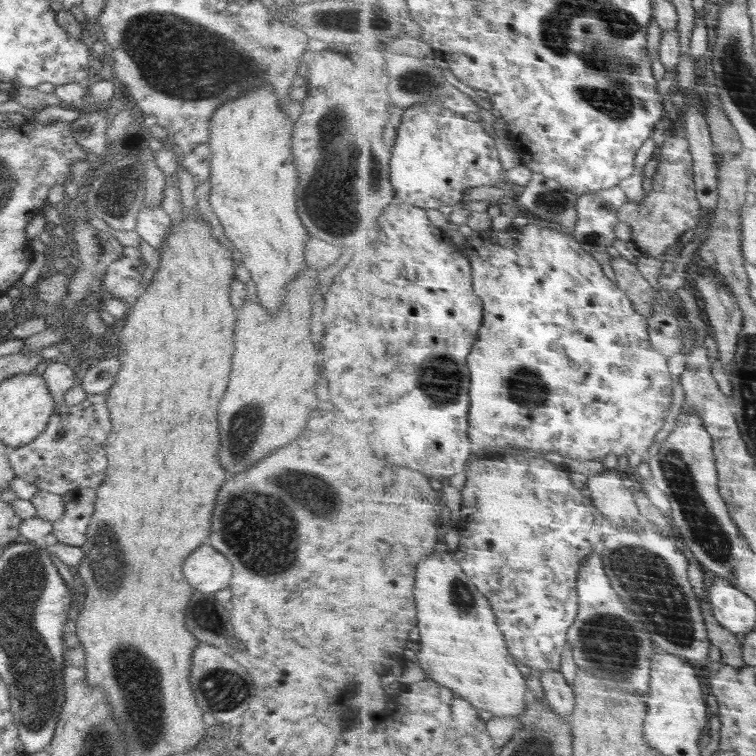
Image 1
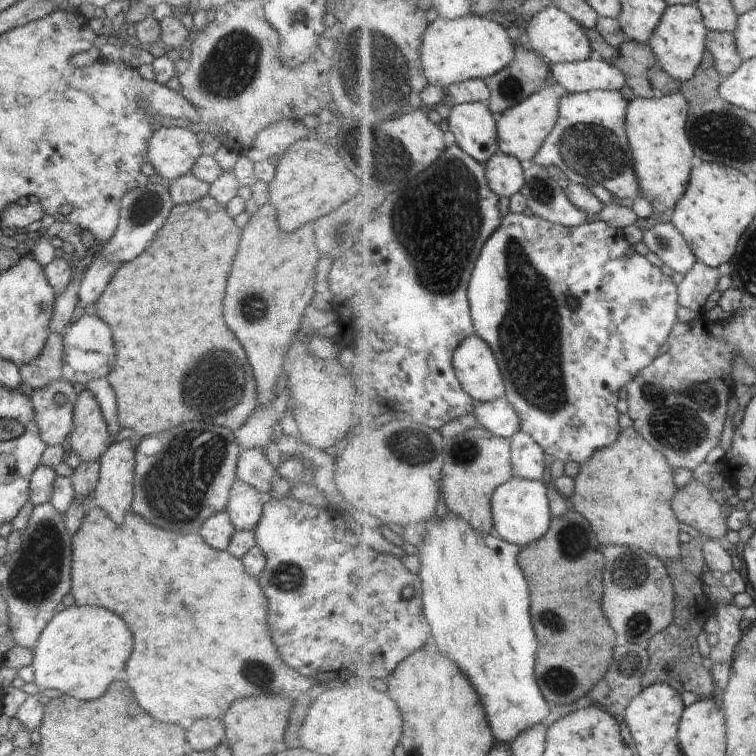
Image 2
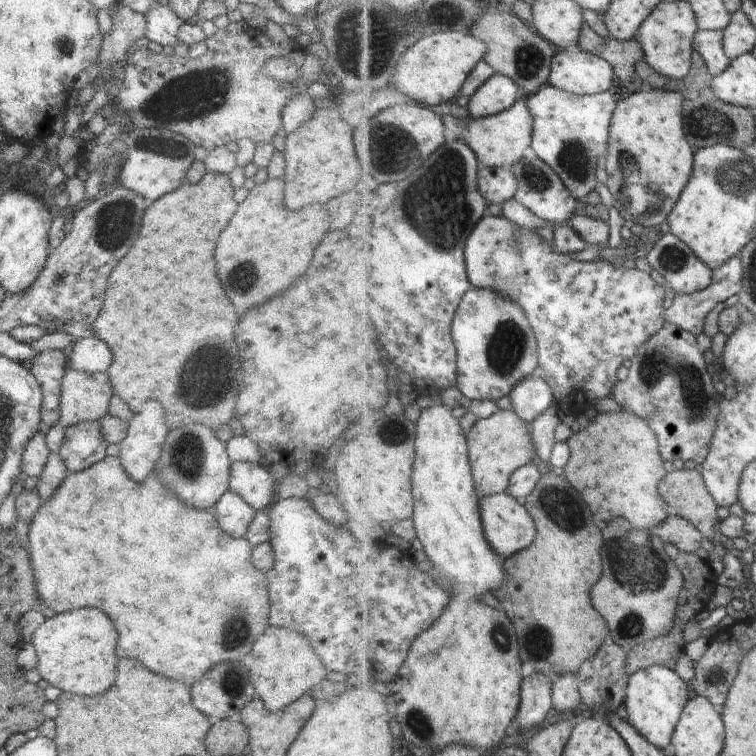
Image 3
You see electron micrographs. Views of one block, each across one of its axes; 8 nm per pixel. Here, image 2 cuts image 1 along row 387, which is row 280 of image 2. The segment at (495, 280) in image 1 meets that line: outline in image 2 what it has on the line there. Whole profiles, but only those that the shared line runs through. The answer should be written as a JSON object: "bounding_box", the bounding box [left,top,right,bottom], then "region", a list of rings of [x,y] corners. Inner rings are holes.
{"bounding_box":[468,211,681,466],"region":[[[514,211],[504,217],[501,229],[487,241],[474,271],[468,297],[477,336],[484,339],[497,354],[502,375],[505,376],[507,397],[522,418],[523,431],[530,434],[544,448],[545,454],[553,457],[556,463],[576,462],[579,466],[586,465],[597,457],[598,453],[610,448],[621,438],[622,428],[618,410],[620,390],[630,385],[642,370],[653,365],[664,344],[669,344],[668,340],[672,337],[679,320],[678,306],[681,298],[679,285],[672,277],[664,274],[660,267],[654,266],[646,255],[642,256],[636,251],[635,244],[624,235],[624,229],[597,219],[591,224],[568,227],[537,215],[526,216]]]}

